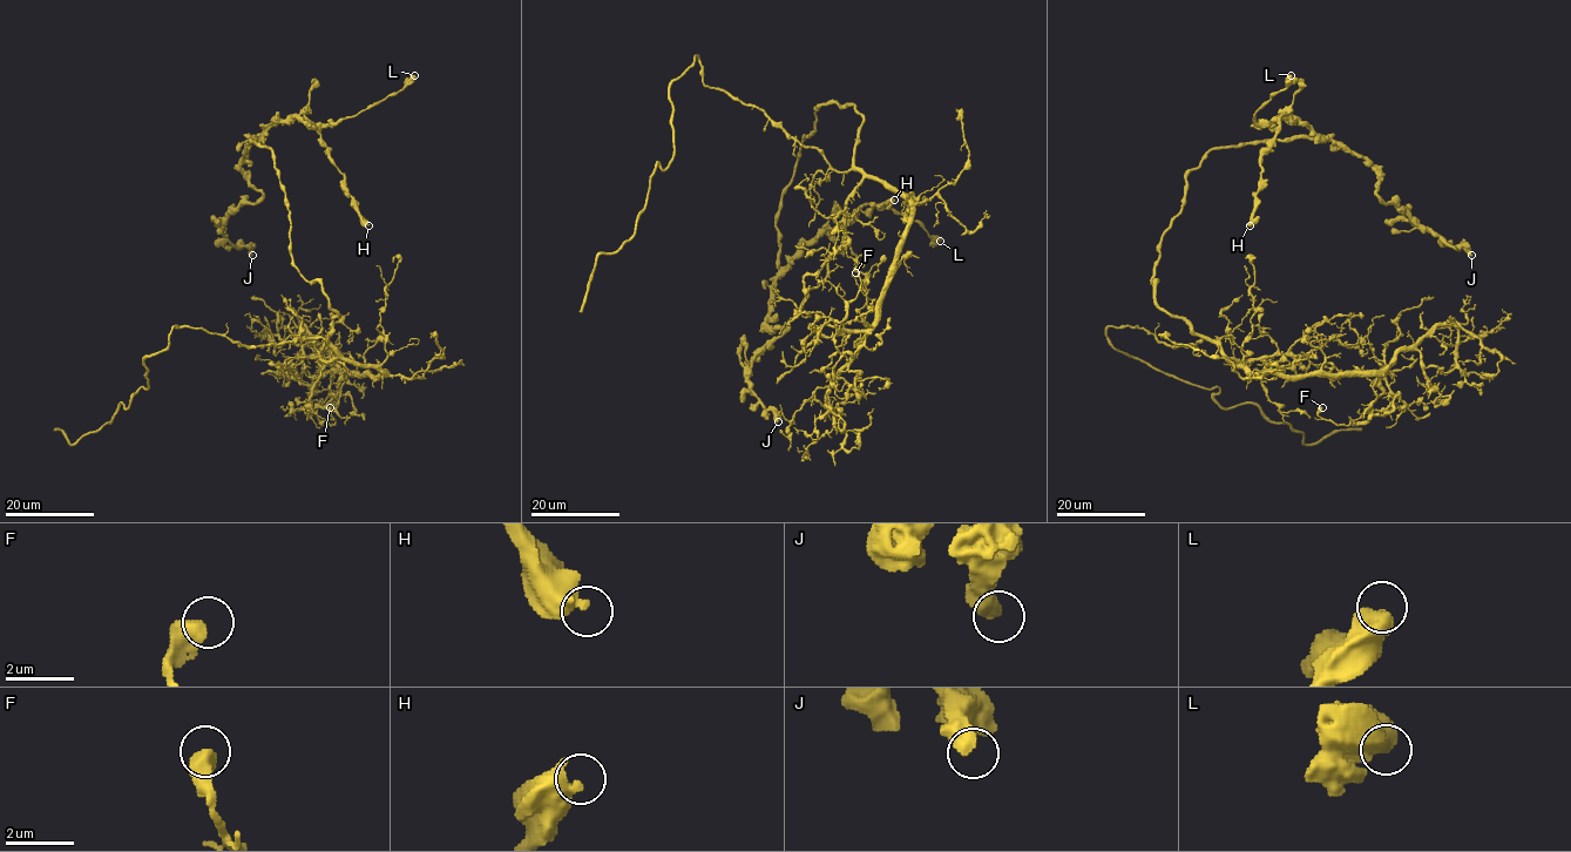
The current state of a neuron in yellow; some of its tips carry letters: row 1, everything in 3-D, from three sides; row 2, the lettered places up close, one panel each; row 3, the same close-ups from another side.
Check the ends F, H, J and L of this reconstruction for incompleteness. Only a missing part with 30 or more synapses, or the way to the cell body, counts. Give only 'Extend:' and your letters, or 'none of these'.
Extend: none of these

